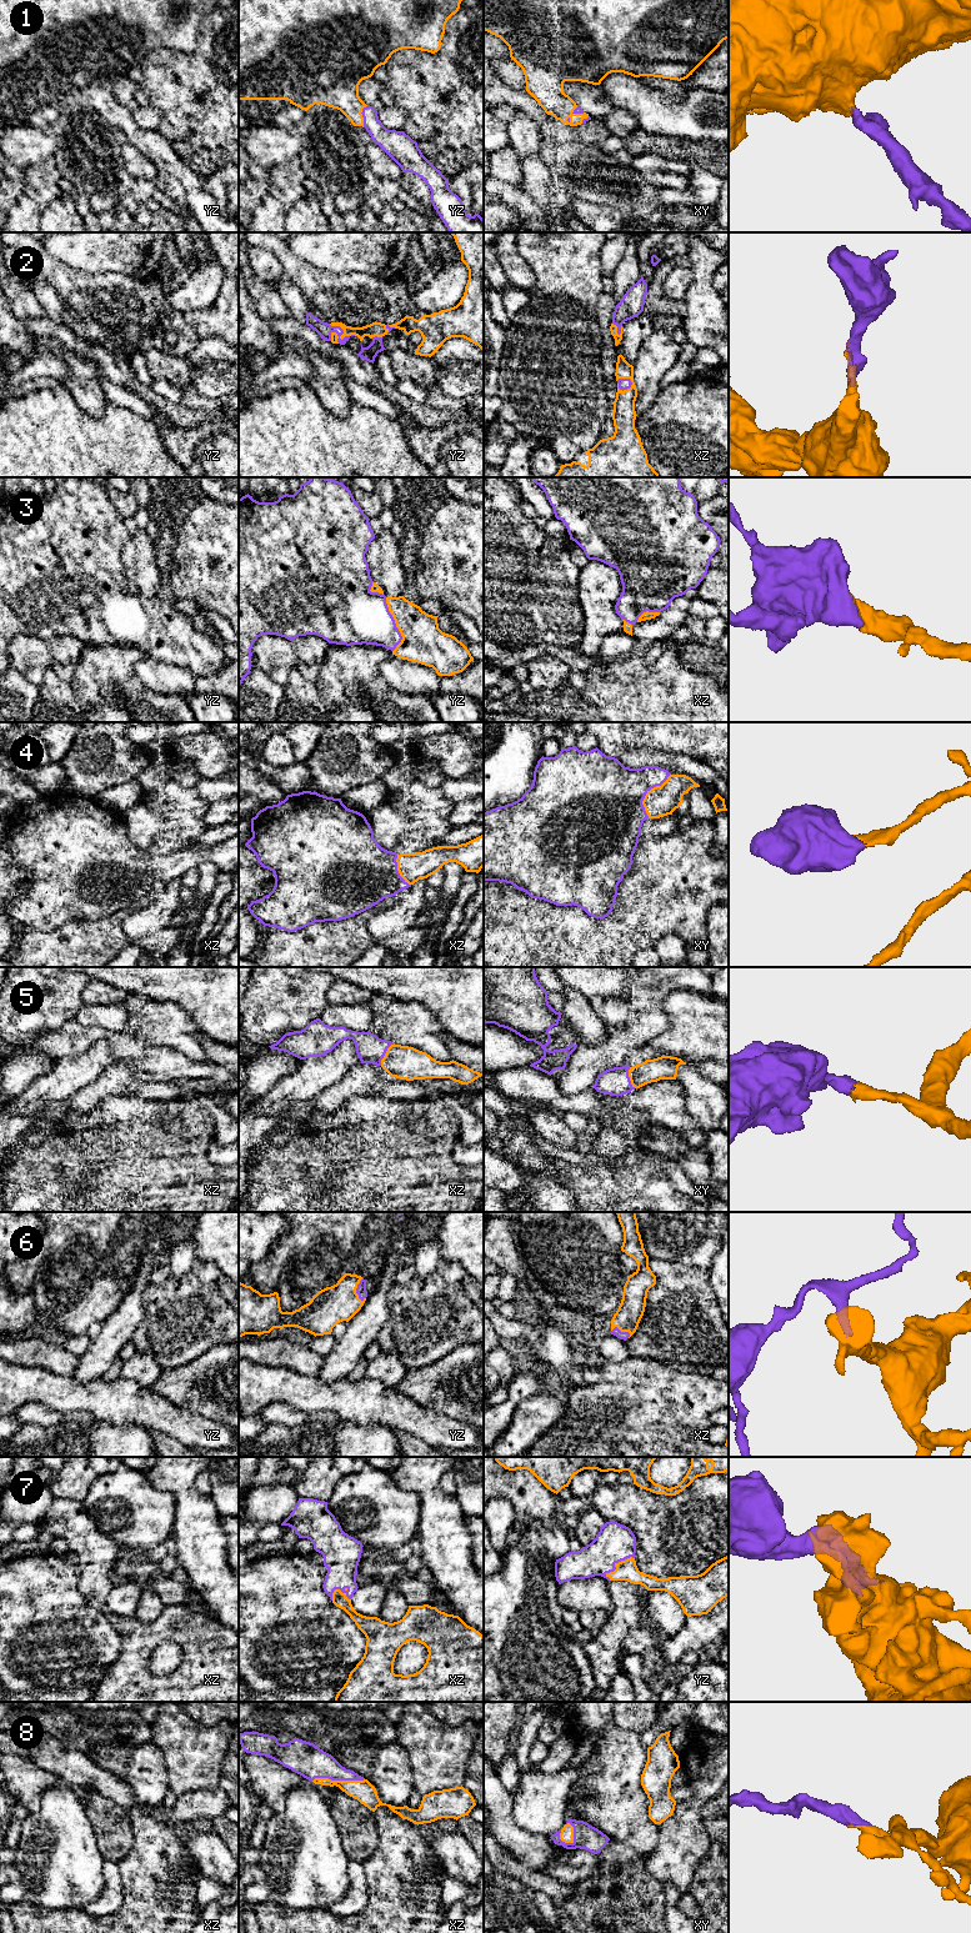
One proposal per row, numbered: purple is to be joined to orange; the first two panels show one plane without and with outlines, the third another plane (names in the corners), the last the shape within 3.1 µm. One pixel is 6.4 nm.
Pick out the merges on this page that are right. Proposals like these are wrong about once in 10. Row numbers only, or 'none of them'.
1, 2, 3, 4, 5, 6, 7, 8

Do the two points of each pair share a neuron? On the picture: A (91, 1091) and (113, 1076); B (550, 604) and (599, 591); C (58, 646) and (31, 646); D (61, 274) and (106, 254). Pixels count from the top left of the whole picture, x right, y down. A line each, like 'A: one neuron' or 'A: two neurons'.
A: one neuron
B: two neurons
C: two neurons
D: two neurons

